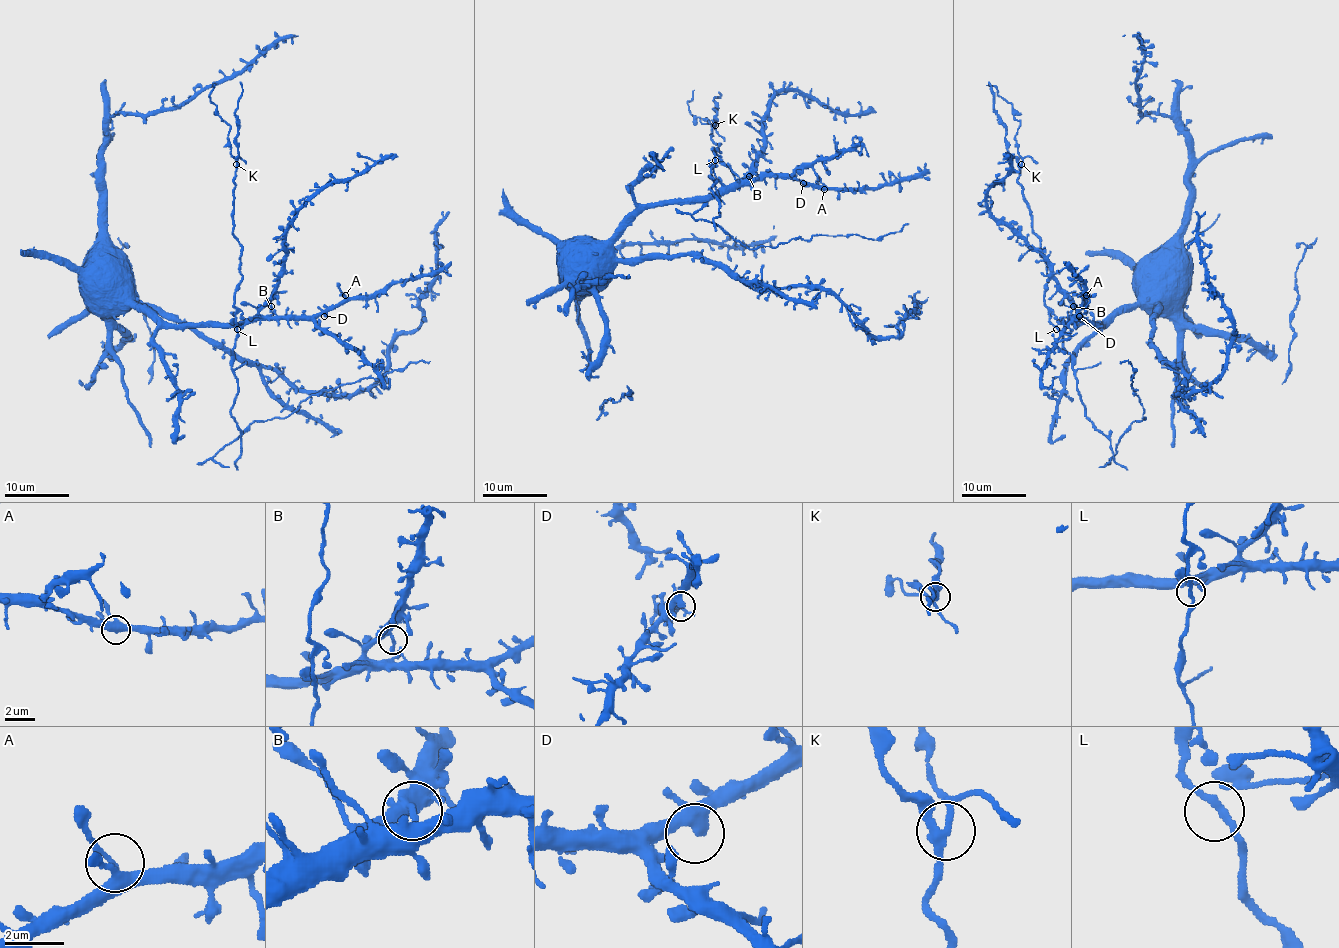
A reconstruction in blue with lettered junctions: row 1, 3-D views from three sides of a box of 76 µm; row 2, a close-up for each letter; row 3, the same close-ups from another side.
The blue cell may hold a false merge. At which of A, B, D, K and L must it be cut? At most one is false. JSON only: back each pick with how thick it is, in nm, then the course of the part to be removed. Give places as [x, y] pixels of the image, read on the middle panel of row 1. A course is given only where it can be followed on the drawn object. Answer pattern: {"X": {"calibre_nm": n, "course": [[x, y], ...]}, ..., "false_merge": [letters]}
{"K": {"calibre_nm": 260, "course": [[715, 124], [706, 118], [709, 123], [702, 123], [694, 116], [688, 105], [694, 90]]}, "false_merge": ["K"]}

